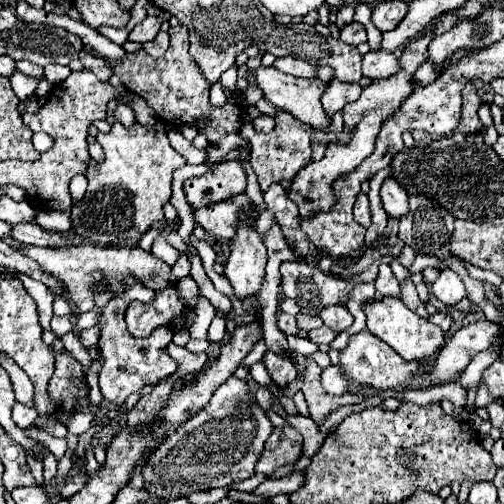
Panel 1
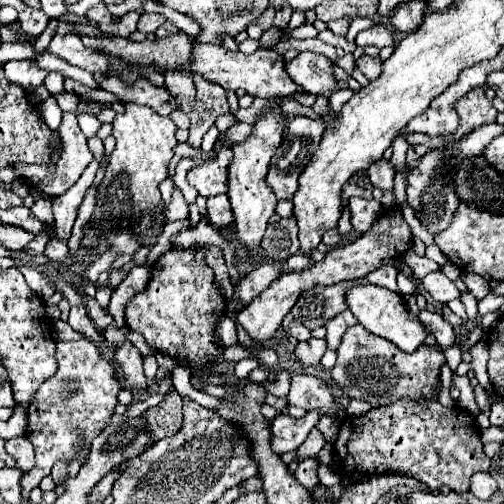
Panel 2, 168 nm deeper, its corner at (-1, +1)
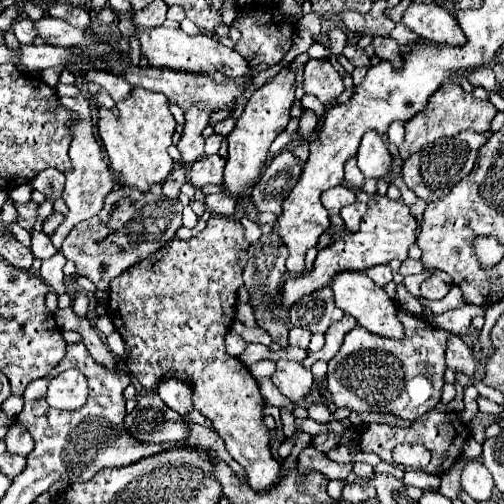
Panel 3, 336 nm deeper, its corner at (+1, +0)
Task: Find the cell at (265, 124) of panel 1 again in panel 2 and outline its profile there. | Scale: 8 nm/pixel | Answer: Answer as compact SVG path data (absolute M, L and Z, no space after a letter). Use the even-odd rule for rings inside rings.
M238 123L238 125L230 127L230 129L228 129L224 135L220 135L220 137L224 137L228 143L238 143L238 141L248 139L248 133L252 133L252 125L248 125L248 123Z

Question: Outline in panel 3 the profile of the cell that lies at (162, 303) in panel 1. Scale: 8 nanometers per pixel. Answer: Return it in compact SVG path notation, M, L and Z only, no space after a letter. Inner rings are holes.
M218 214L212 216L198 236L188 240L172 238L162 250L150 254L150 258L144 258L114 278L108 290L108 316L124 338L128 372L132 372L146 390L156 390L164 378L178 378L190 384L196 410L210 418L230 456L246 470L250 486L260 492L272 488L280 480L280 464L272 458L268 446L270 430L262 422L264 398L248 368L224 348L224 336L234 322L236 298L242 286L242 268L238 266L238 260L248 246L250 244L244 240L244 228L238 220Z

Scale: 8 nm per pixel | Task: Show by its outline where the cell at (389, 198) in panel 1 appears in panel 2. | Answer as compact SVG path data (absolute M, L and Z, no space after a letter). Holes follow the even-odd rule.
M378 159L376 163L372 163L368 167L368 177L370 183L382 191L392 191L394 189L394 173L396 169L386 161L386 159Z

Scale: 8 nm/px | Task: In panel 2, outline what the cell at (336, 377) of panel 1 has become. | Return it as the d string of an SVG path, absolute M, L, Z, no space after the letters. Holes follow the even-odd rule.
M312 409L308 411L304 417L293 418L290 415L278 415L272 425L272 449L282 455L288 451L296 451L306 437L310 433L310 429L318 423L318 419L322 417L320 409Z

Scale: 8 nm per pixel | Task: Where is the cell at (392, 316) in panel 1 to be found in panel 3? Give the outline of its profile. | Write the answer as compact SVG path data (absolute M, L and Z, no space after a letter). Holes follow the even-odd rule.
M340 272L332 278L330 282L332 290L334 290L334 302L336 306L354 316L358 320L360 326L364 326L366 330L370 330L372 334L378 336L386 336L386 338L402 338L402 324L396 318L396 304L394 300L378 286L374 284L364 272Z

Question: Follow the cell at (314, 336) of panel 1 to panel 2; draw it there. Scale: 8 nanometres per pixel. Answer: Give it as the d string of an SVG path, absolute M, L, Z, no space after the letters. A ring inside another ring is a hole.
M310 337L308 341L302 341L302 343L296 345L296 349L292 353L292 359L300 361L304 367L306 365L318 365L326 349L328 349L326 339L314 339L314 337Z

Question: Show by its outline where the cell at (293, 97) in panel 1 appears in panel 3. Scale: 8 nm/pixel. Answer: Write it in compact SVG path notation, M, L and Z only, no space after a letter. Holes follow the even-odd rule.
M136 26L136 34L134 36L140 40L140 52L142 52L142 56L152 66L168 66L168 68L174 68L174 70L198 72L198 74L212 74L212 72L218 72L220 70L228 78L236 80L238 84L244 84L246 88L252 84L252 80L246 78L246 72L248 72L246 60L236 50L226 48L226 46L218 44L216 40L204 36L204 34L188 36L180 28L166 28L166 26L138 28Z

